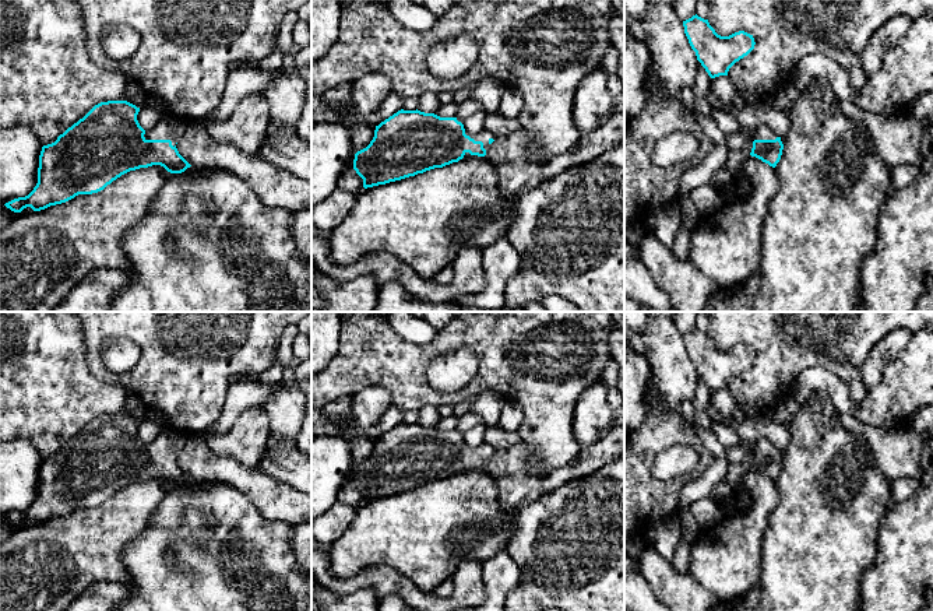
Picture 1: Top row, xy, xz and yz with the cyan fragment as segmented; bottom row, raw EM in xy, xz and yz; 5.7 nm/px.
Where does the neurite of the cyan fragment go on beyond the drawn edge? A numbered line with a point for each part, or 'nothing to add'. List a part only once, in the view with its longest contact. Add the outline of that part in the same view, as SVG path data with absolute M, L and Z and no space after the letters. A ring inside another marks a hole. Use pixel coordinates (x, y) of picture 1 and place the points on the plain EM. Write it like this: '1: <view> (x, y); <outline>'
1: xy (171, 441); M163 428L162 433L149 443L145 443L145 453L170 453L175 460L187 443L189 435L172 428Z

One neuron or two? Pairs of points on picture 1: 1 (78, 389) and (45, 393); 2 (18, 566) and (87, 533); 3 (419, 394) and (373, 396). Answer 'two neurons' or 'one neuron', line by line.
1: one neuron
2: one neuron
3: two neurons

